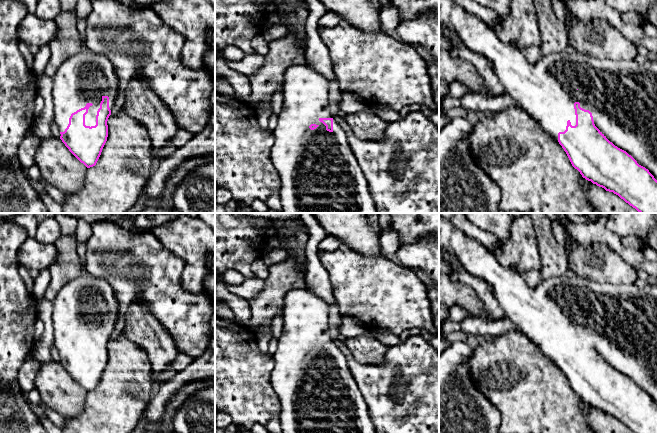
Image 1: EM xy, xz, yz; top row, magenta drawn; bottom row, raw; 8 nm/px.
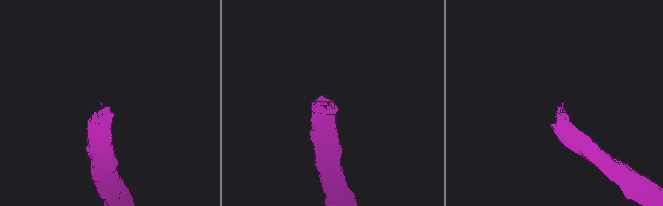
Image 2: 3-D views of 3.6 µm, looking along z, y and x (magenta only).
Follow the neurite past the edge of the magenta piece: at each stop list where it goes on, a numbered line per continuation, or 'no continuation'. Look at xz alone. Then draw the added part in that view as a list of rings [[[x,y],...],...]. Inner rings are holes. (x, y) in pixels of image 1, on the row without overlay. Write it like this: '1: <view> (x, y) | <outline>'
1: xz (318, 394) | [[[308,287],[291,290],[284,297],[283,331],[277,350],[272,355],[274,369],[270,378],[281,404],[279,418],[282,433],[376,433],[367,403],[349,370],[347,360],[330,336],[329,310],[329,304]],[[320,342],[333,343],[332,356],[326,354]]]

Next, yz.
1: yz (622, 319) | [[[439,214],[439,249],[447,250],[460,263],[461,268],[463,268],[469,274],[484,279],[491,286],[500,307],[505,312],[505,316],[516,325],[517,330],[519,332],[527,336],[529,340],[537,344],[538,347],[543,352],[543,354],[551,358],[555,363],[558,364],[559,356],[564,356],[566,354],[568,344],[571,346],[572,350],[576,349],[574,327],[579,326],[581,332],[589,334],[592,337],[594,348],[600,354],[600,356],[615,370],[626,375],[629,379],[631,379],[639,389],[648,393],[649,396],[657,404],[657,286],[652,285],[650,283],[648,283],[643,288],[639,288],[635,284],[612,285],[609,283],[598,283],[577,275],[571,278],[564,275],[559,278],[540,280],[540,283],[536,288],[531,288],[526,284],[520,273],[501,265],[497,258],[489,252],[488,248],[483,246],[476,239],[471,238],[470,236],[466,235],[463,231],[456,228],[450,220],[446,220],[440,214]]]

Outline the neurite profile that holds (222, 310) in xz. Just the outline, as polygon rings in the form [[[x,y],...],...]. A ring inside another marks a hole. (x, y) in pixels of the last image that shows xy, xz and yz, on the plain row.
[[[215,302],[215,316],[223,320],[229,320],[235,322],[234,312],[224,302]]]

